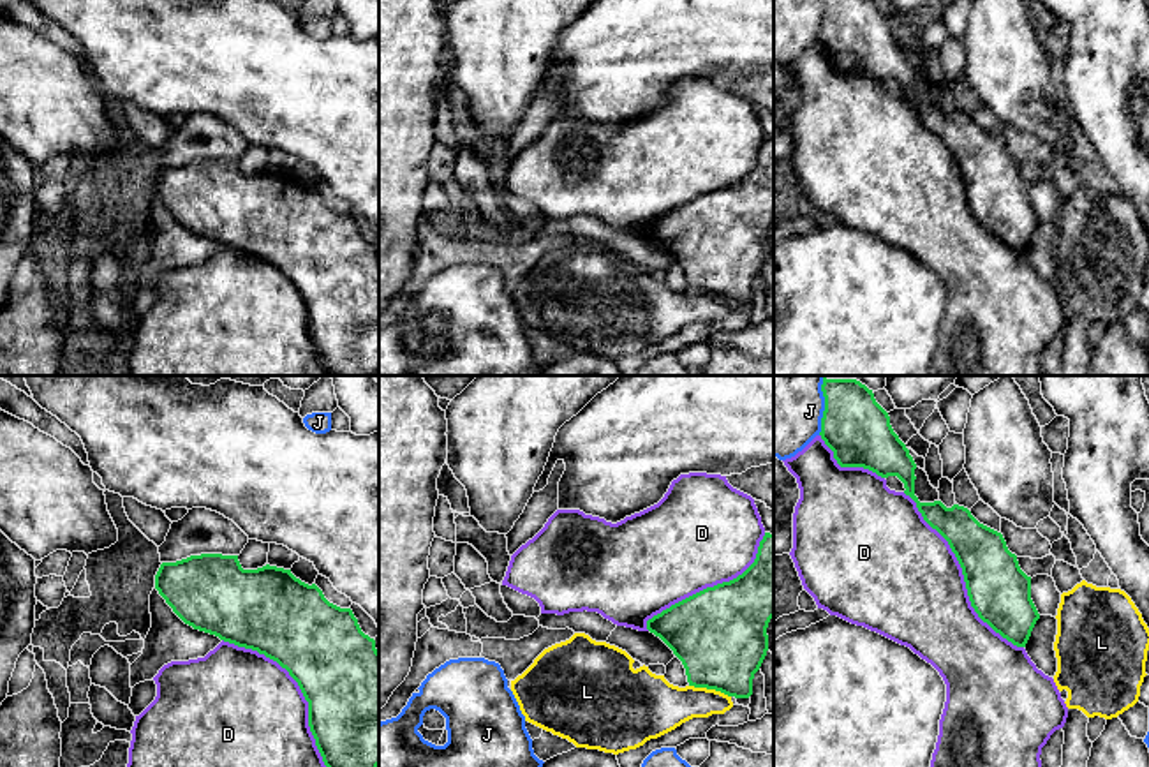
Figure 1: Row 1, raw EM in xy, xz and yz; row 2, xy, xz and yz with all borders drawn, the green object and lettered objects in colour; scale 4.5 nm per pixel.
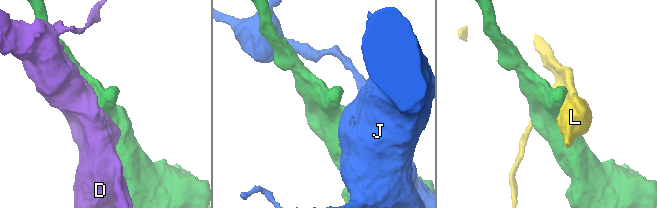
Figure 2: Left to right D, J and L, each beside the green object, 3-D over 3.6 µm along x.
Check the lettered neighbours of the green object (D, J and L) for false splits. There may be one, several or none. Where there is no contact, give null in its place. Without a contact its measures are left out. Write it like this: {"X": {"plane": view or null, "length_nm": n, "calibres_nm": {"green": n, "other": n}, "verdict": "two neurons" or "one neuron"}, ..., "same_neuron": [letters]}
{"D": {"plane": "yz", "length_nm": 900, "calibres_nm": {"green": 280, "other": 500}, "verdict": "two neurons"}, "J": {"plane": "yz", "length_nm": 260, "calibres_nm": {"green": 300, "other": 460}, "verdict": "two neurons"}, "L": {"plane": "xz", "length_nm": 200, "calibres_nm": {"green": 420, "other": 240}, "verdict": "two neurons"}, "same_neuron": []}

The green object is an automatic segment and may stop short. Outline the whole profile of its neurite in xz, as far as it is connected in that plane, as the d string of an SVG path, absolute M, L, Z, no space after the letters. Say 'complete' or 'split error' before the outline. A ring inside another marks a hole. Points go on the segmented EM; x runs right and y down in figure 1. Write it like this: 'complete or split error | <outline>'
complete | M765 532L754 562L737 578L707 587L647 621L682 661L689 686L721 691L735 698L752 695L752 679L767 651L767 628L774 617L774 534Z

